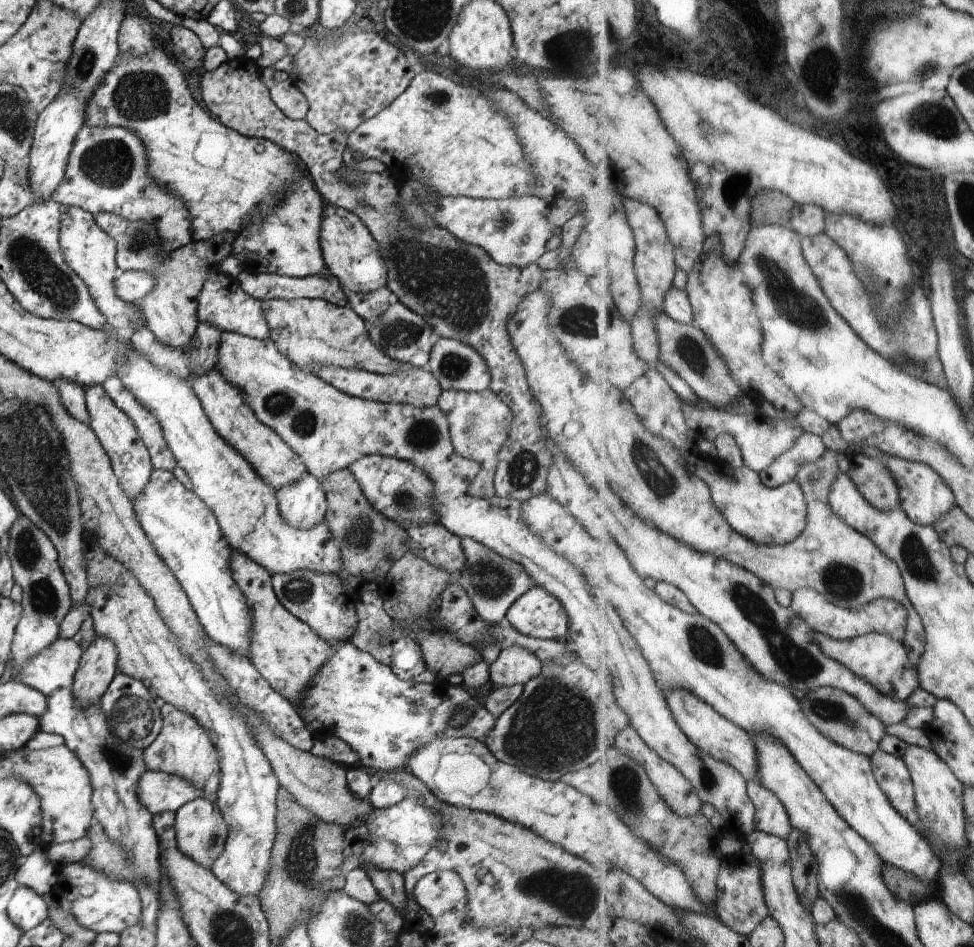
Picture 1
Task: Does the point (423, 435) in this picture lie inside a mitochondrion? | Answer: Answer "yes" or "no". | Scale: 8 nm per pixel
yes

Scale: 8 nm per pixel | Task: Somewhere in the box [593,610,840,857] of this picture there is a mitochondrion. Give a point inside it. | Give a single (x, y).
(632, 805)

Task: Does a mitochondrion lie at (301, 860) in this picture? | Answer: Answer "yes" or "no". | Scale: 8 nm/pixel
yes

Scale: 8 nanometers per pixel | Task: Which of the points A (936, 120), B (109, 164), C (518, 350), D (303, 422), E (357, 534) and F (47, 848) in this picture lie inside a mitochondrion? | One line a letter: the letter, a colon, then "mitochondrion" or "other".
A: mitochondrion
B: mitochondrion
C: other
D: mitochondrion
E: mitochondrion
F: other

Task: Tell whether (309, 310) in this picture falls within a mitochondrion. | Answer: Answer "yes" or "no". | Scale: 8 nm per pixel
no

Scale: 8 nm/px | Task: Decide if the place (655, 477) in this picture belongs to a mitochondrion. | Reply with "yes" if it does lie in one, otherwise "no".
yes

